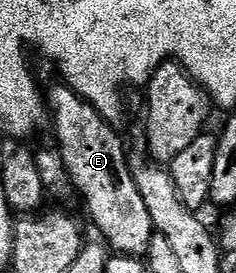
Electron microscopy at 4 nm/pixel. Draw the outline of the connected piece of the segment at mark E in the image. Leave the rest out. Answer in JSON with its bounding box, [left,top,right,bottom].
[48,85,155,257]

